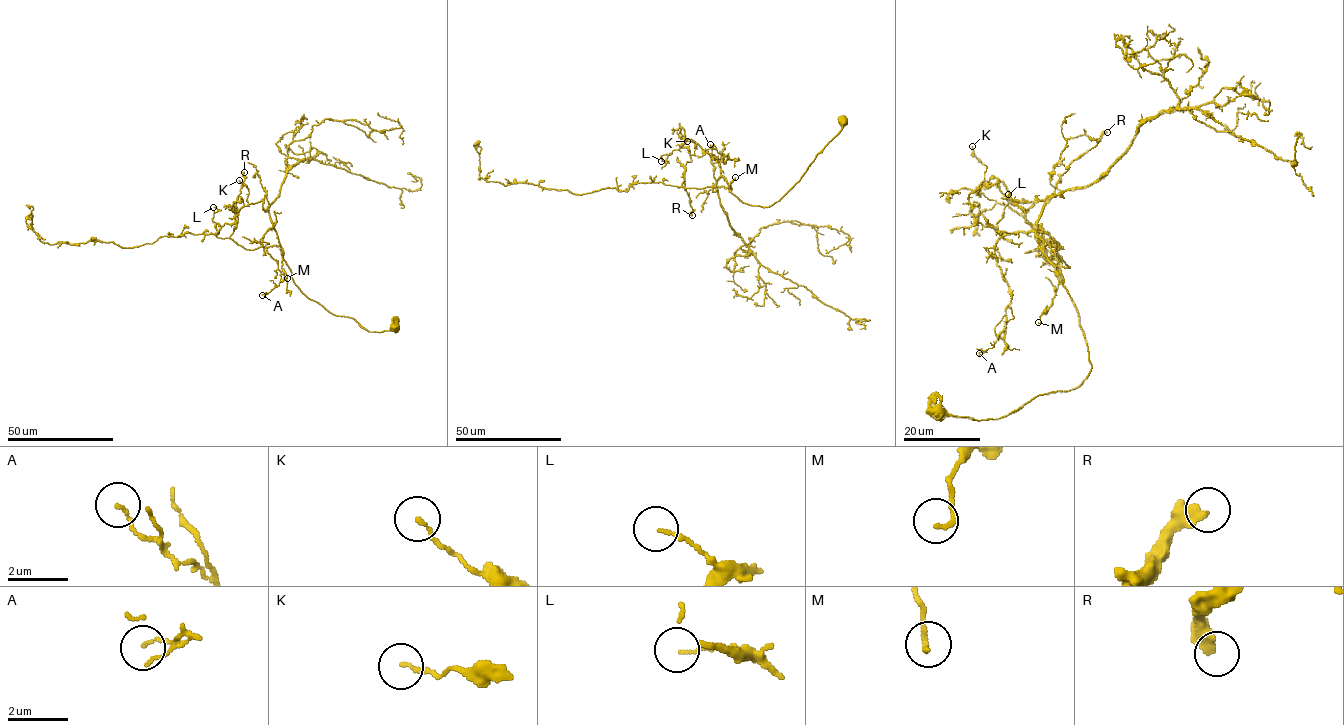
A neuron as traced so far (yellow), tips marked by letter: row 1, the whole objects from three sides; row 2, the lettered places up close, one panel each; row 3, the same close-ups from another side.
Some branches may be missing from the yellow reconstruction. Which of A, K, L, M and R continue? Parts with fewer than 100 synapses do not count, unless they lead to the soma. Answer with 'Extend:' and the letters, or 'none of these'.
Extend: none of these

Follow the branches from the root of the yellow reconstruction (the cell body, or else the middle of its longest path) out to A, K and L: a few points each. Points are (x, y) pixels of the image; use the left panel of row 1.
A: (393, 327), (370, 332), (309, 299), (292, 278), (273, 228), (262, 245), (284, 278), (262, 295)
K: (393, 327), (370, 332), (309, 299), (282, 257), (269, 212), (262, 201), (248, 203), (249, 189), (239, 180)
L: (393, 327), (370, 332), (309, 299), (262, 201), (223, 226), (212, 220), (213, 207)

